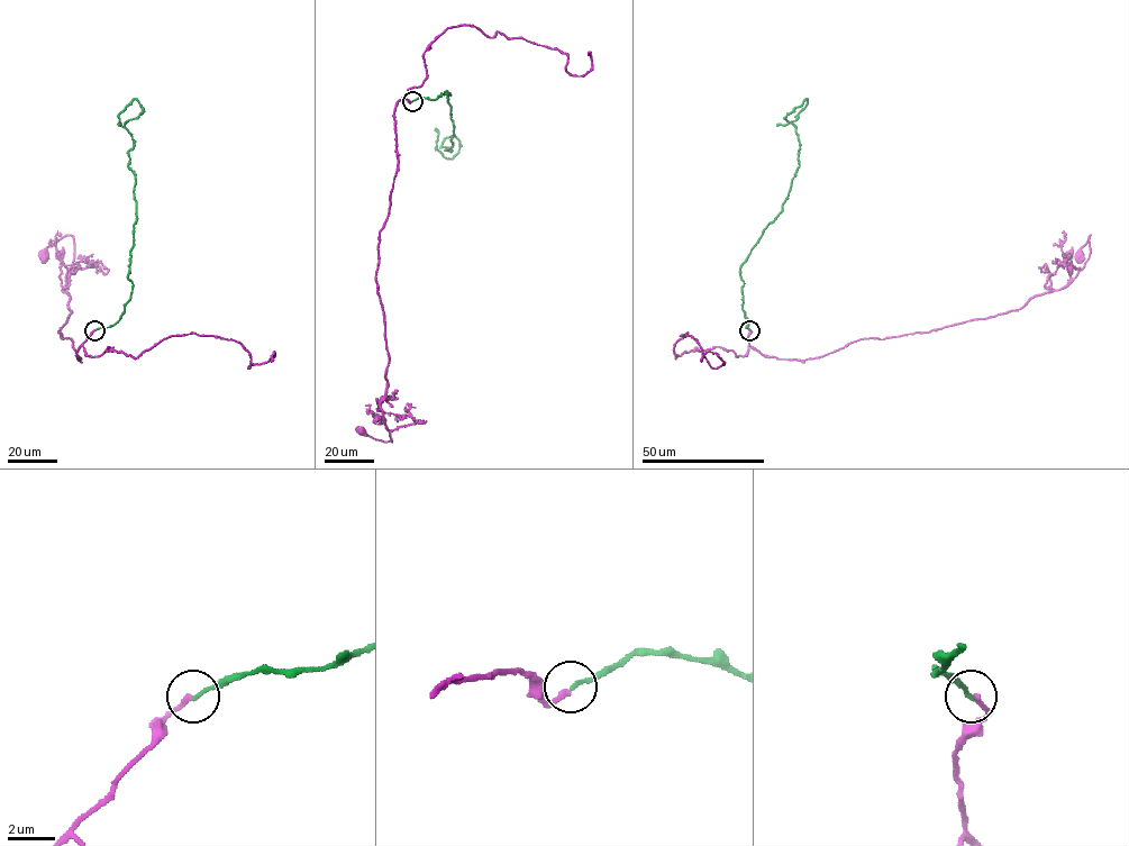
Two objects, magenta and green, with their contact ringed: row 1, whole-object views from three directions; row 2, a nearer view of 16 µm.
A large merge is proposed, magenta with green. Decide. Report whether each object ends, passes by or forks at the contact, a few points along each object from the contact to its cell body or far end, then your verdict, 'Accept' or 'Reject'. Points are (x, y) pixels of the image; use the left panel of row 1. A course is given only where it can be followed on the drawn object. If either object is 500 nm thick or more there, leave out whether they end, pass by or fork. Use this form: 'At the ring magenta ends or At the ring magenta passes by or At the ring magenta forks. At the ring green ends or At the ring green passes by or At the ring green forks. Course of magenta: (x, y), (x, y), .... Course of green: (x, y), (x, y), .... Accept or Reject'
At the ring magenta ends. At the ring green ends. Course of magenta: (94, 330), (79, 347), (79, 360), (58, 331), (71, 314), (63, 290), (73, 237), (62, 237), (43, 256). Course of green: (94, 330), (118, 321), (133, 290), (135, 174), (124, 125), (142, 112), (135, 99), (118, 125). Reject

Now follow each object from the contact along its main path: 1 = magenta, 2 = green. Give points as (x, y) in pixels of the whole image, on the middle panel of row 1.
1: (412, 101), (395, 105), (397, 170), (380, 233), (375, 279), (389, 355), (380, 408), (391, 442), (360, 431)
2: (412, 100), (449, 93), (453, 146), (442, 145), (454, 136), (460, 142), (452, 158), (436, 148), (435, 128)

